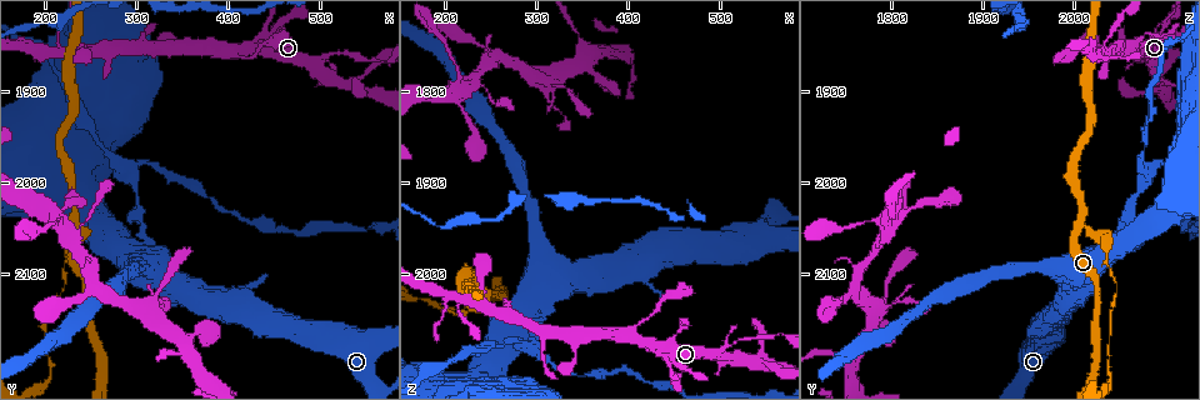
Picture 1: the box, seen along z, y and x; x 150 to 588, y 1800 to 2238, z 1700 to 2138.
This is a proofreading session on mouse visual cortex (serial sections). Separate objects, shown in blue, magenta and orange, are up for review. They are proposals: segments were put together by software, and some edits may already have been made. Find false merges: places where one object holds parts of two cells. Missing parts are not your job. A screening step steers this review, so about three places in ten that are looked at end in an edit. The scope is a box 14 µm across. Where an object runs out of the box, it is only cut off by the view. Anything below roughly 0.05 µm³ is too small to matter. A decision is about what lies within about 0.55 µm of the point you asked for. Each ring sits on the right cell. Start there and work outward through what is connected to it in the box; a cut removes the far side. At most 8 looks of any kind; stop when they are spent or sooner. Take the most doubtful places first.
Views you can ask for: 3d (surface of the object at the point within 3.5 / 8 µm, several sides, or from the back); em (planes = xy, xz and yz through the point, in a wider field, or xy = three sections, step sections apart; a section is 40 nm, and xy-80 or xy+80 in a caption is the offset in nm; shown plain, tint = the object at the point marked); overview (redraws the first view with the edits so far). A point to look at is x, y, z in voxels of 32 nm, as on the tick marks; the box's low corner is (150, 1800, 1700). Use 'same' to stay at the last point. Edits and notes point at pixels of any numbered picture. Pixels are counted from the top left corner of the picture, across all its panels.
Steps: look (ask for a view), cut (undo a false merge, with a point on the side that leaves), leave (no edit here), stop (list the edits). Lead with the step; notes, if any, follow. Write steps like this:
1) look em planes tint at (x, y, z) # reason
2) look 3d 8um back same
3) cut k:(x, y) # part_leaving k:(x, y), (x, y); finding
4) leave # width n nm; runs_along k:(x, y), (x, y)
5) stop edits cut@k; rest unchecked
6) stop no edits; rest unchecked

look 3d 8um at (230, 2045, 2010) # two arms in line, one across

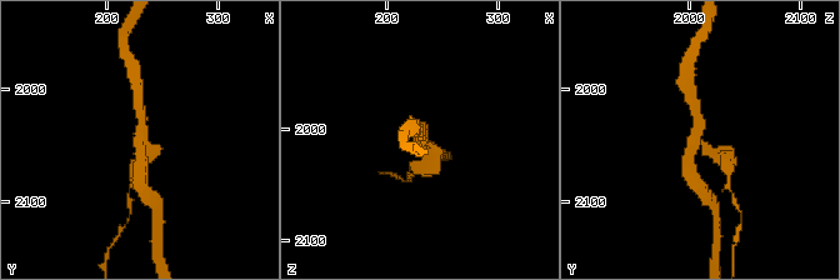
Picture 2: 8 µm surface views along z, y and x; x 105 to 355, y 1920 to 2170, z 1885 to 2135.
look em xy step 2 tint at (232, 2046, 2008) # arms 3; arm_widths 250, 250, 400 nm

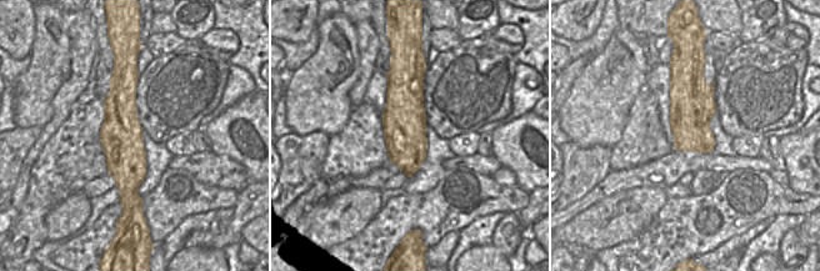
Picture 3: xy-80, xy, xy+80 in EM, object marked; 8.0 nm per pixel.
cut 2:(433, 163) # width 360 nm; part_leaving 2:(430, 144), (433, 154), (413, 170); a second cell is stuck on

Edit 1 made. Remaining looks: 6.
look 3d 3.5um at (520, 1855, 2075) # a narrow waist

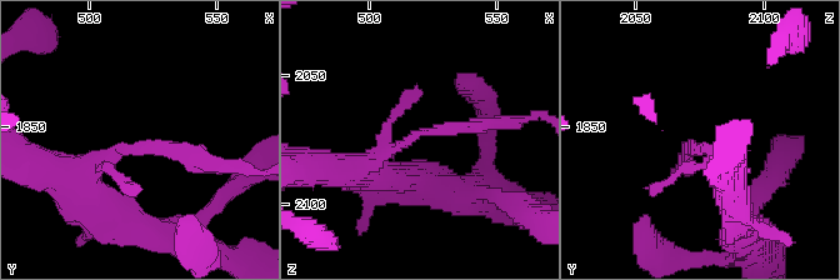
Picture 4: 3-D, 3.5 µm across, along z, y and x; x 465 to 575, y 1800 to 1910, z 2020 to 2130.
look em xy step 1 tint at (520, 1860, 2071) # arm_widths 200, 350 nm

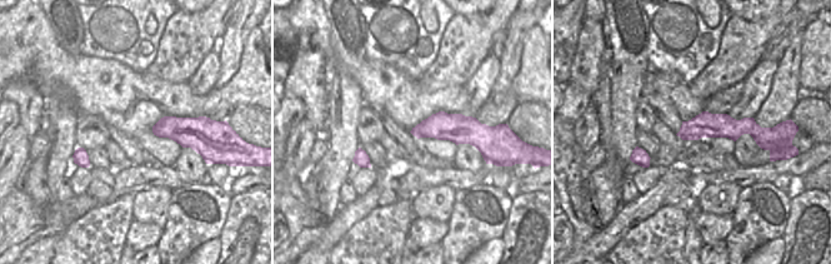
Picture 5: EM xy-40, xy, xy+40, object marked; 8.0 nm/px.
leave # runs_along 5:(757, 129), (696, 128), (682, 134); all the same cell

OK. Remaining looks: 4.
look overview

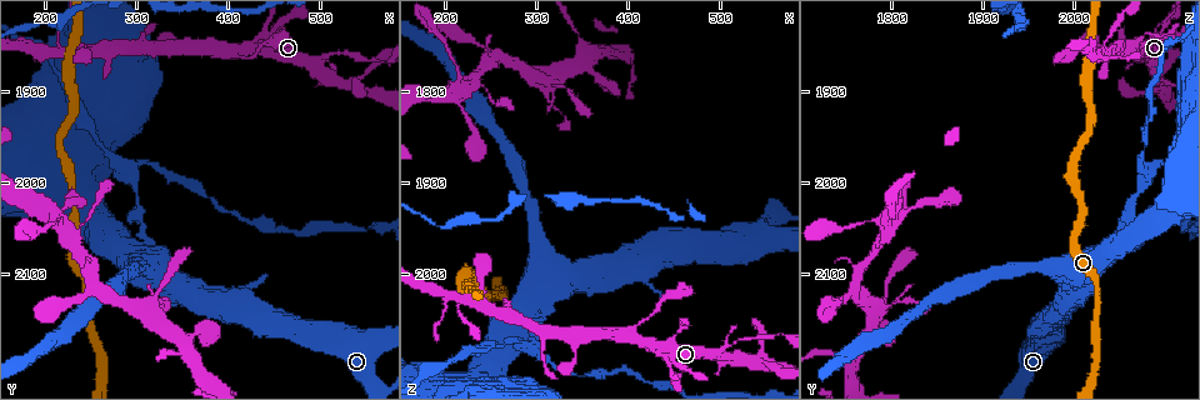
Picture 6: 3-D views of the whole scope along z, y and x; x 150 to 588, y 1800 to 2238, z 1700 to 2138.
look em xy step 5 tint at (305, 2055, 2045) # narrows sharply

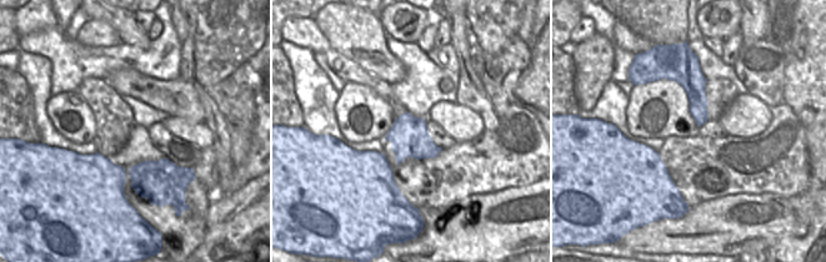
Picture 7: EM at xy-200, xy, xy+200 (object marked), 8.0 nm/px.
look 3d 3.5um same # wider look

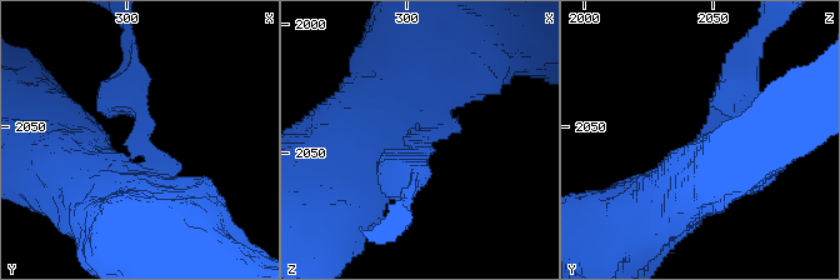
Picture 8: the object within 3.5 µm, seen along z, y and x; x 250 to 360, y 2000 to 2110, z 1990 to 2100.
cut 8:(719, 96) # arm_widths 300, 800 nm; part_leaving 8:(714, 123), (755, 34); a second cell is stuck on

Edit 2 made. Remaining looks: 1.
stop edits cut@2, cut@8; rest unchecked

